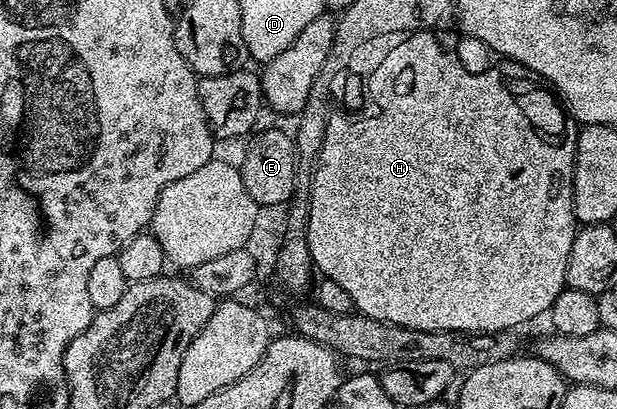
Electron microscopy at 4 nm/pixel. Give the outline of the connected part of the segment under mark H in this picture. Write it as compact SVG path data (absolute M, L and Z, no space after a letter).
M435 29L419 30L410 36L410 40L402 40L402 44L398 44L398 48L394 48L394 52L390 52L390 56L386 56L386 60L382 60L382 64L378 64L378 68L374 68L374 72L368 75L366 79L368 94L372 97L373 108L376 109L373 114L368 114L365 118L356 118L353 122L346 123L345 126L340 118L335 118L326 128L326 140L322 144L322 152L316 162L316 169L312 171L312 193L308 196L308 225L306 227L308 251L312 257L313 267L323 277L334 280L334 284L339 284L350 295L353 307L366 318L388 322L392 326L425 330L426 332L435 330L453 330L467 334L493 334L499 330L512 332L517 329L515 326L524 326L527 322L534 321L539 314L547 315L552 309L554 300L558 300L560 293L566 289L564 285L566 264L570 260L570 248L574 244L574 236L578 229L576 213L572 211L572 169L576 163L576 134L572 132L568 134L569 119L566 117L566 110L561 99L531 70L524 69L518 62L504 60L499 63L500 70L484 70L481 74L471 74L444 47L443 40L436 34L438 33Z

